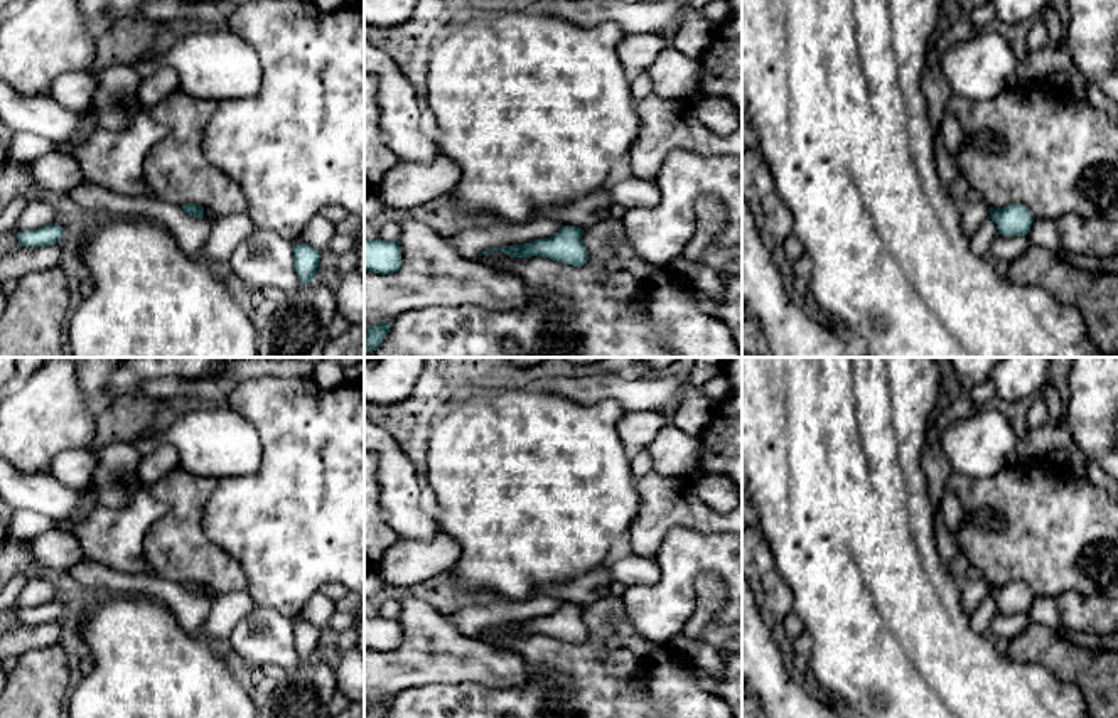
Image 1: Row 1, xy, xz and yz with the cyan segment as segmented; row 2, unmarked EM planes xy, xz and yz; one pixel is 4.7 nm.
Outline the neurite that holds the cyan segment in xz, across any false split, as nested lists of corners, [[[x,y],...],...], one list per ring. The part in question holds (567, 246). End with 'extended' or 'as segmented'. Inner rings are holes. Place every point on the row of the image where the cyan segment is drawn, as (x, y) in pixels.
[[[563,226],[558,233],[550,238],[541,238],[514,246],[492,248],[481,253],[479,256],[489,255],[492,251],[501,251],[511,258],[541,256],[572,266],[583,266],[589,260],[589,253],[583,246],[582,234],[582,228]]]; as segmented

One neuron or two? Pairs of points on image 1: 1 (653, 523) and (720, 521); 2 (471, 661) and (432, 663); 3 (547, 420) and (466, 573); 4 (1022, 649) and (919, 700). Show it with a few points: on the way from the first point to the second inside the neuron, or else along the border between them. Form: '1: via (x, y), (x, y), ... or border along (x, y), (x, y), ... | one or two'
1: via (670, 518), (704, 519) | one
2: via (461, 661), (442, 661) | one
3: via (543, 459), (535, 496), (526, 513), (505, 535) | one
4: border along (1005, 656), (1014, 661), (1036, 663), (1044, 669) | two

